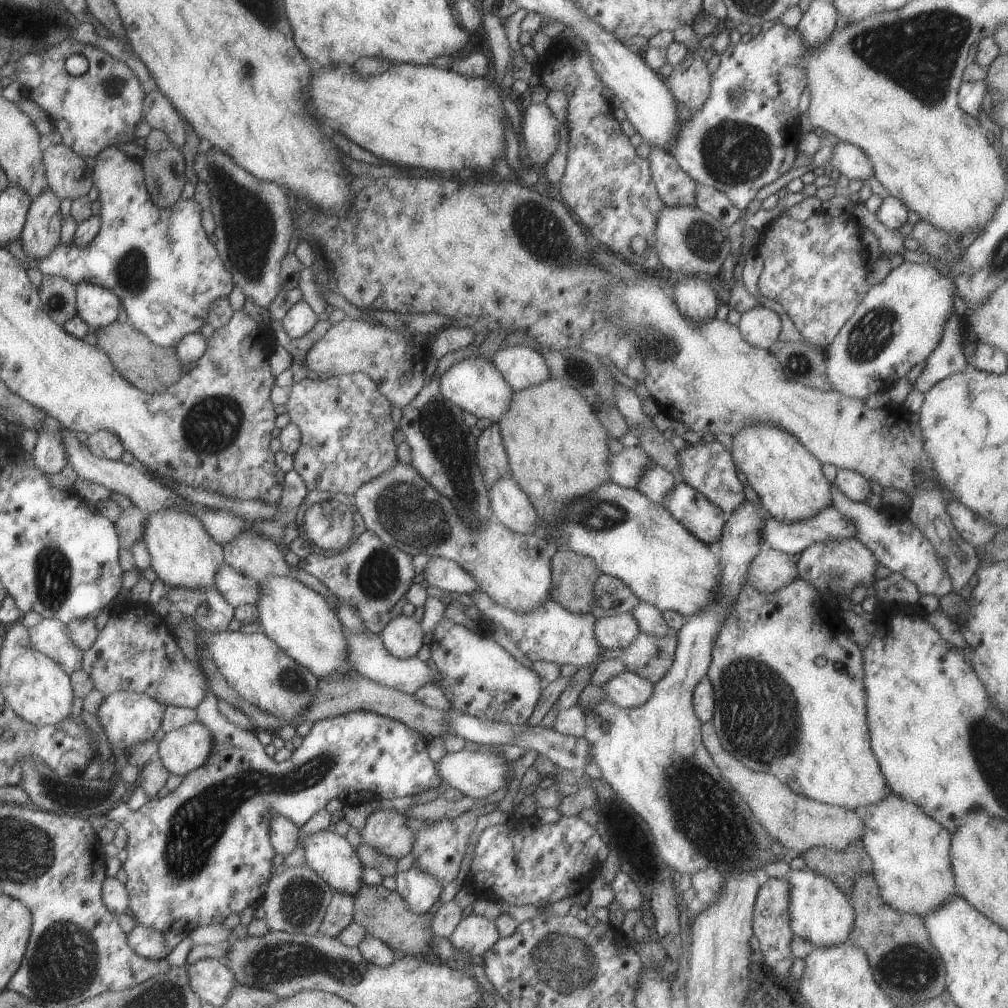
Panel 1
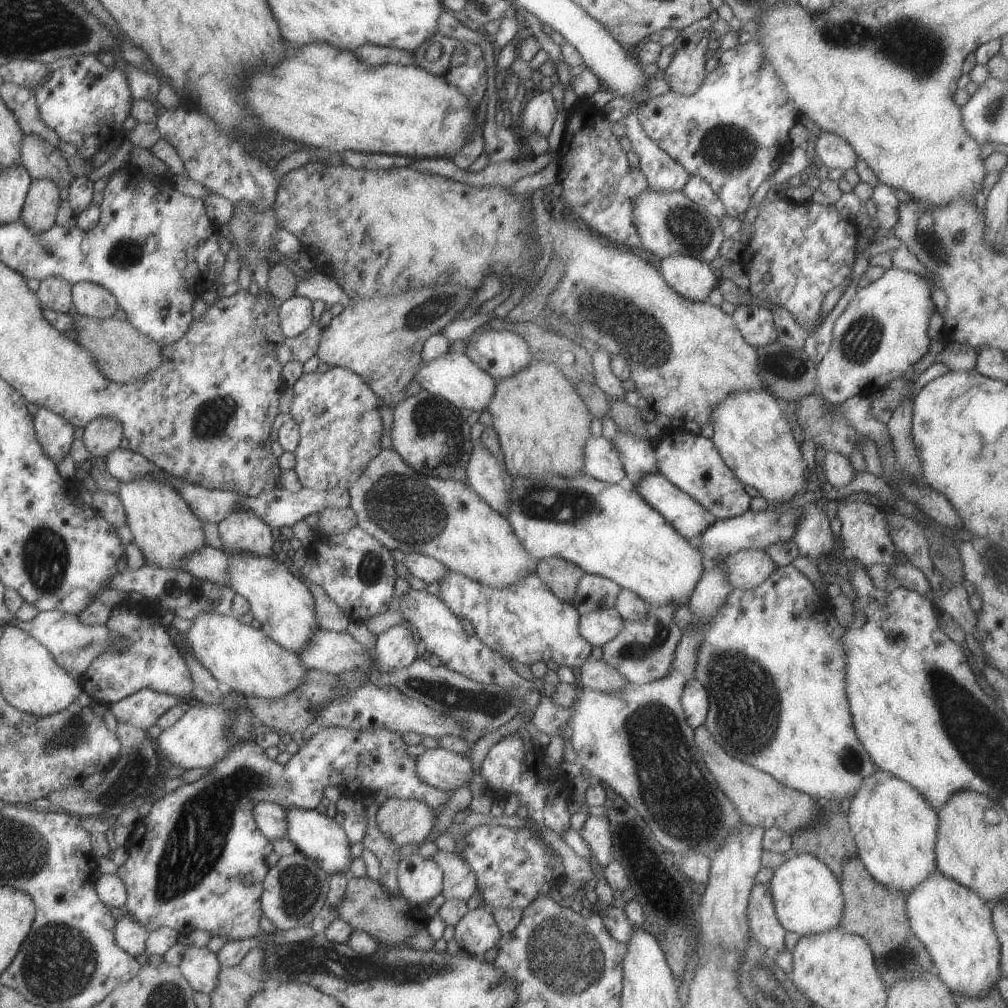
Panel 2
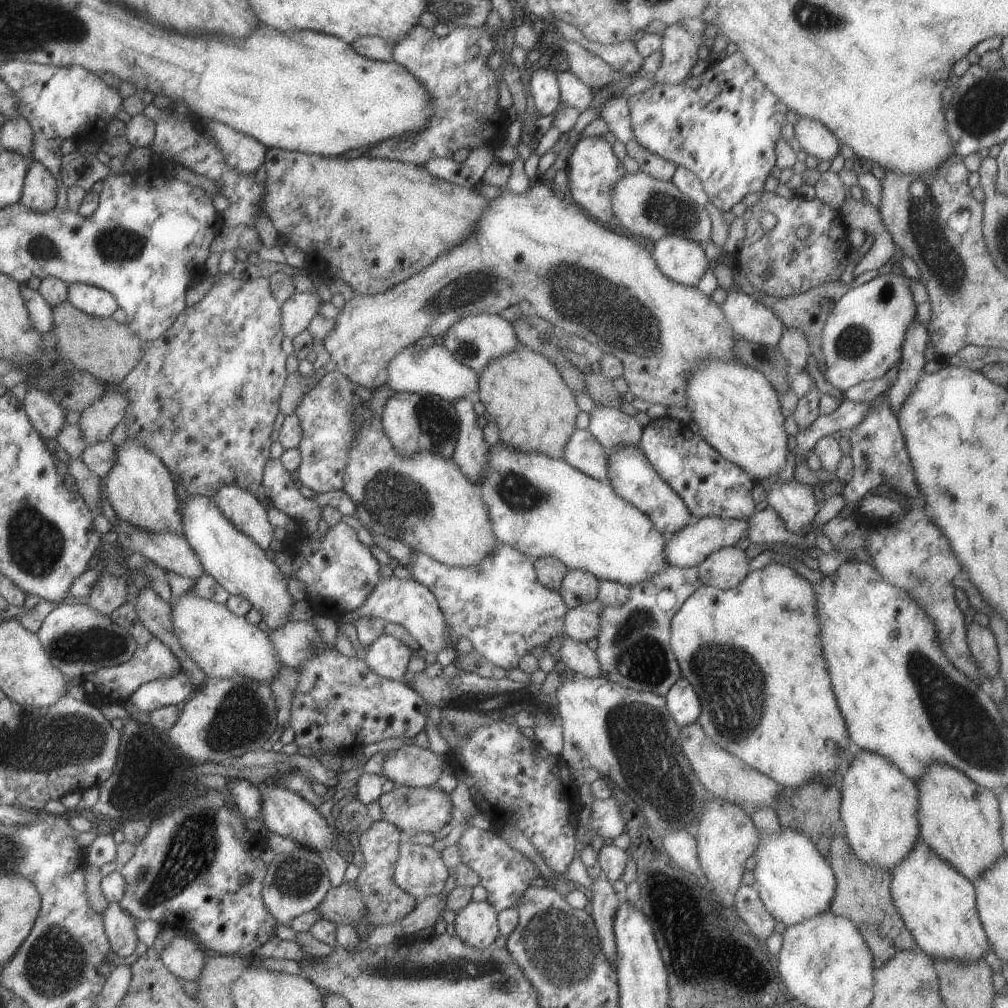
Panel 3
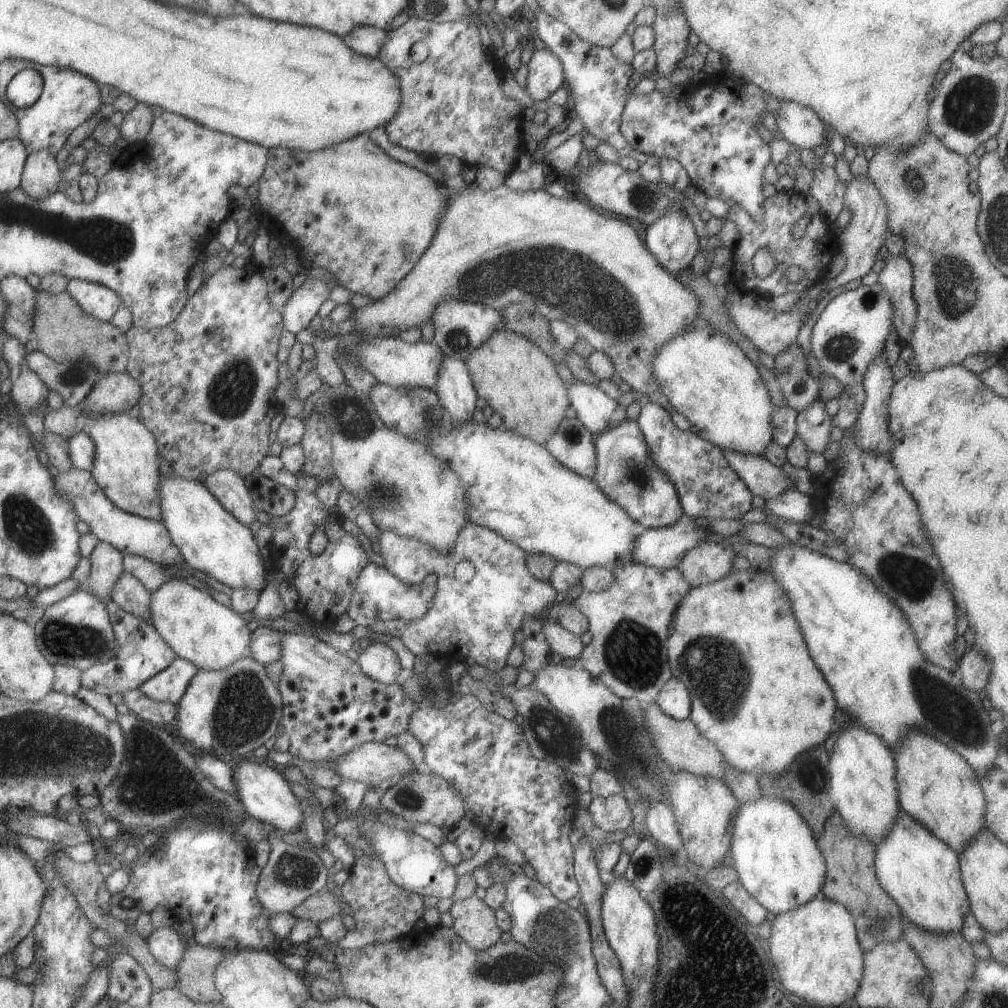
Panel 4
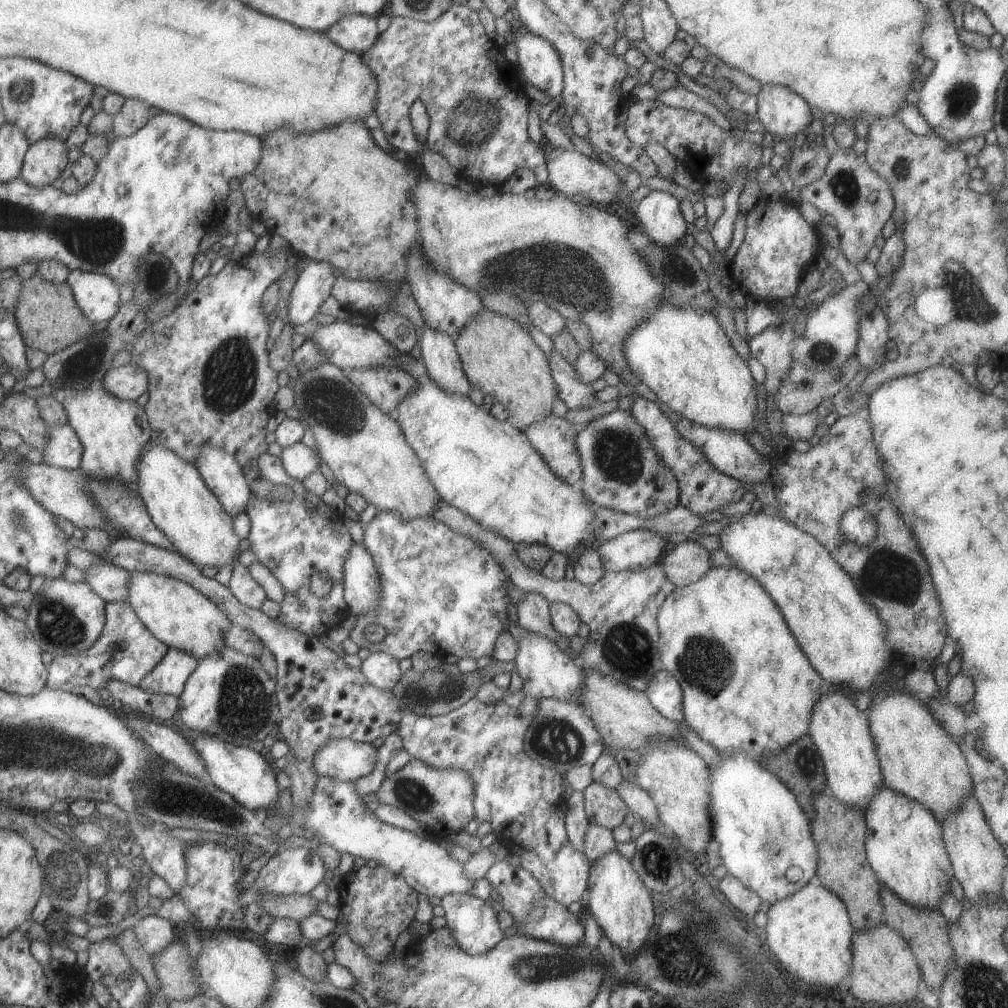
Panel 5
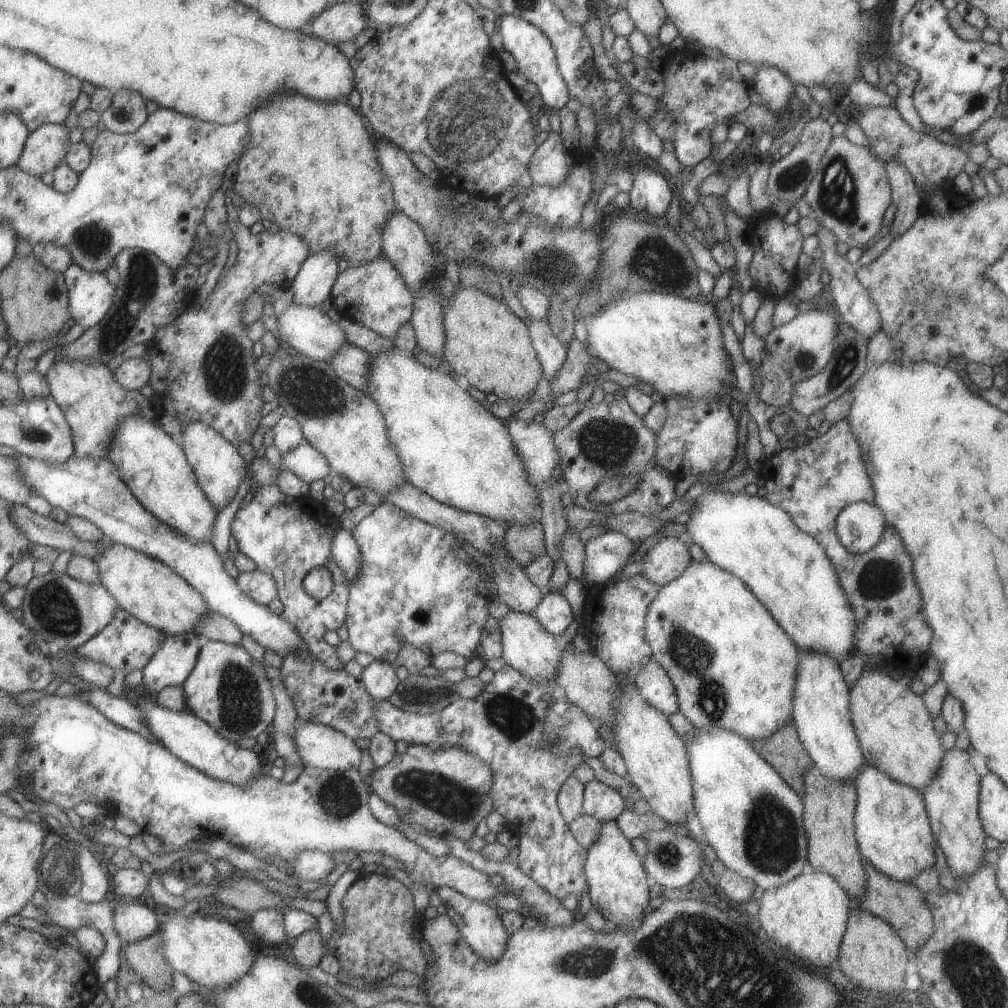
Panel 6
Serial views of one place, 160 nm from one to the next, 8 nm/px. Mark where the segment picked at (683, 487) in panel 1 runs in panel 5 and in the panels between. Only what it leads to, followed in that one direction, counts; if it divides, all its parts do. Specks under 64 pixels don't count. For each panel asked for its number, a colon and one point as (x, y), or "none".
2: (687, 516)
3: (631, 475)
4: (625, 472)
5: (620, 470)

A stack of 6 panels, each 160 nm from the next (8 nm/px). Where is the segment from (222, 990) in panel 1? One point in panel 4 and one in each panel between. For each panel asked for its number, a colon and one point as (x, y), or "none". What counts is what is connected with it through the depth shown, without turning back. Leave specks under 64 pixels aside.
2: (200, 967)
3: (183, 958)
4: (166, 946)

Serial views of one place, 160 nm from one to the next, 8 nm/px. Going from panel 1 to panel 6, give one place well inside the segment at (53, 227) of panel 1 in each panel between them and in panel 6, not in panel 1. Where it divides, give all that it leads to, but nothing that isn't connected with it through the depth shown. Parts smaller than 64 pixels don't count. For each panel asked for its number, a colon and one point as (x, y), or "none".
2: (39, 209)
3: (38, 191)
4: (40, 178)
5: (43, 161)
6: (45, 147)

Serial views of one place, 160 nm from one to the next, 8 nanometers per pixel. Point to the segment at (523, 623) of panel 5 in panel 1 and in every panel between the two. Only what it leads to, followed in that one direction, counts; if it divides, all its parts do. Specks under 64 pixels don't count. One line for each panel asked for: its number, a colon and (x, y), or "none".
1: (627, 690)
2: (597, 675)
3: (575, 655)
4: (565, 644)

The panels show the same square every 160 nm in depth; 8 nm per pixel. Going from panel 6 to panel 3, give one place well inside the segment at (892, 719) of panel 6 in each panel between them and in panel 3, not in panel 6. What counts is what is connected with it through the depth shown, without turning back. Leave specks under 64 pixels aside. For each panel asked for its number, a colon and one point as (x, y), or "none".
3: (958, 820)
4: (937, 788)
5: (918, 759)

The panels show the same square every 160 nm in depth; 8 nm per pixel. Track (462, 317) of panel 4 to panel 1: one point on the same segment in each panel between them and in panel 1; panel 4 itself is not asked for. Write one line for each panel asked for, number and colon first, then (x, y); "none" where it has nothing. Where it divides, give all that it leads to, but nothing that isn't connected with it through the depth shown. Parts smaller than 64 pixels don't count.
1: (522, 367)
2: (501, 354)
3: (475, 341)

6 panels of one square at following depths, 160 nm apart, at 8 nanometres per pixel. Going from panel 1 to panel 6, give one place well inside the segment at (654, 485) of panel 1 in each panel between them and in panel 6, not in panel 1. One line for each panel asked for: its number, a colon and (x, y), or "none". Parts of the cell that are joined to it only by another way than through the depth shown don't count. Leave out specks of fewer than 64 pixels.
2: (637, 456)
3: (611, 427)
4: (597, 412)
5: (575, 394)
6: (551, 353)

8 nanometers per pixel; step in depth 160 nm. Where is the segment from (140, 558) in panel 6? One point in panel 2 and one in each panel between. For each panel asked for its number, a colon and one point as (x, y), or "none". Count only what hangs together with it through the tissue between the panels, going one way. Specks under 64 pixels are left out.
2: (241, 658)
3: (224, 645)
4: (211, 636)
5: (179, 616)

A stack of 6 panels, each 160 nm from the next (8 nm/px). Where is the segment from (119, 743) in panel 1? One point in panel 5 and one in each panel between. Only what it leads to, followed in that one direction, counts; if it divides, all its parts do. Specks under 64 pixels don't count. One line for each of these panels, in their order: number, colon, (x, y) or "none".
2: (141, 709)
3: (175, 690)
4: (168, 686)
5: (167, 677)

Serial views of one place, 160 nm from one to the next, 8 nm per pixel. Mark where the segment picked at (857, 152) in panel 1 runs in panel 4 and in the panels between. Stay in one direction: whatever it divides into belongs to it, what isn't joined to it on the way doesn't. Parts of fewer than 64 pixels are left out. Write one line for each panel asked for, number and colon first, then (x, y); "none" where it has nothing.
2: (834, 152)
3: (816, 140)
4: (799, 125)

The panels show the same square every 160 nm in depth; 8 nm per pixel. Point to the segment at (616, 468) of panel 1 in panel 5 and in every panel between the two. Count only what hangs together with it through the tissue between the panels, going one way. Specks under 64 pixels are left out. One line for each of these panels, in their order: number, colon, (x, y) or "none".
2: (601, 459)
3: (582, 451)
4: (571, 444)
5: (554, 438)

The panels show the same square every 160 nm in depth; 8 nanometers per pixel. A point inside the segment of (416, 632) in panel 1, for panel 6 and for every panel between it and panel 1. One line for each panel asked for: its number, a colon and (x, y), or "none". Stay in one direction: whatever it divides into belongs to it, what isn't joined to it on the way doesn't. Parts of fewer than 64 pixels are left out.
2: (394, 648)
3: (387, 656)
4: (378, 661)
5: (381, 670)
6: (379, 679)

